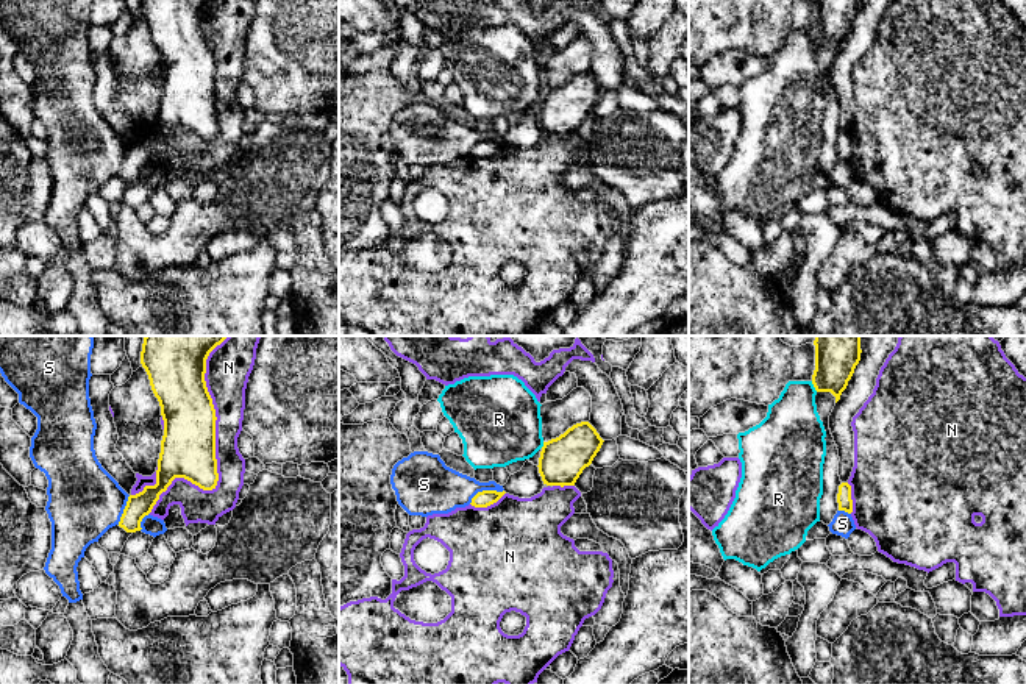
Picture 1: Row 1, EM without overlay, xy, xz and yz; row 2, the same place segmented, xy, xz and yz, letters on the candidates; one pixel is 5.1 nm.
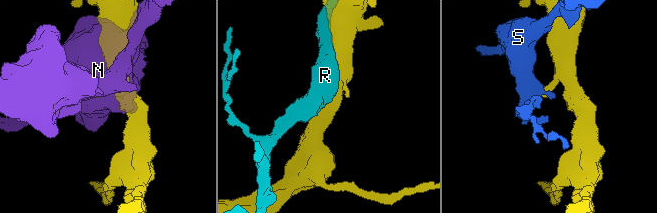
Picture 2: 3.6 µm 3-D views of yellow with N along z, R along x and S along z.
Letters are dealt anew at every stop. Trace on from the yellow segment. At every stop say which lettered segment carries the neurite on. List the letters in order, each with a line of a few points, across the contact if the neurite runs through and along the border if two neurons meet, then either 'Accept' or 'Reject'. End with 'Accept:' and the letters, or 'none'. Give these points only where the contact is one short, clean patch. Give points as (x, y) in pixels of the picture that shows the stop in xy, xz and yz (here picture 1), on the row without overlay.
N: Reject
R: Reject
S: Line: xz (503, 139), (480, 141), (469, 153). Reject
Accept: none

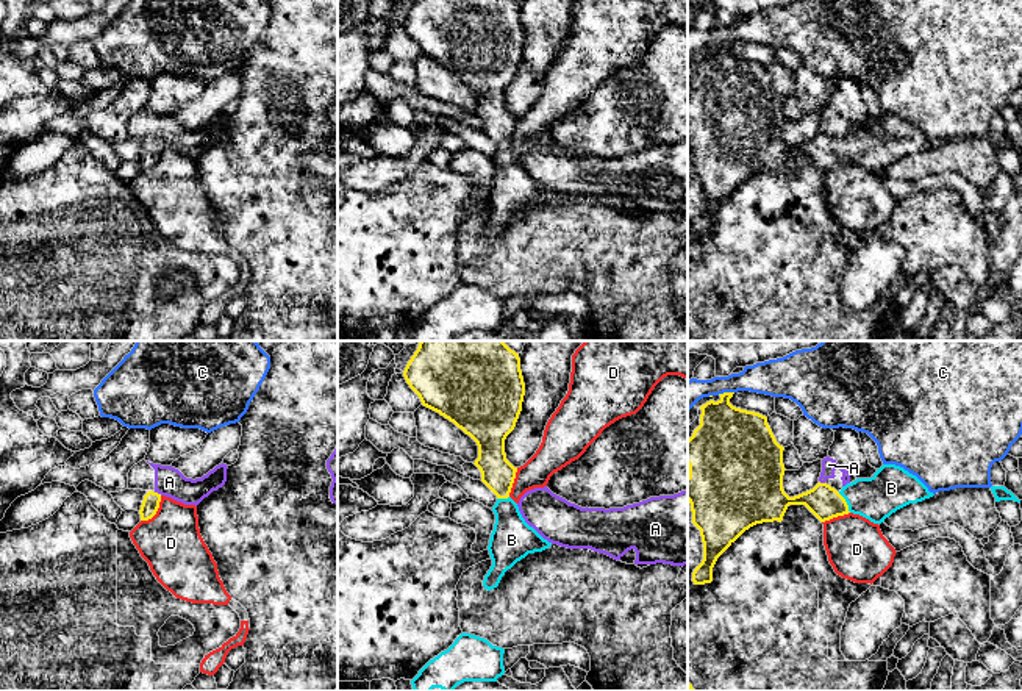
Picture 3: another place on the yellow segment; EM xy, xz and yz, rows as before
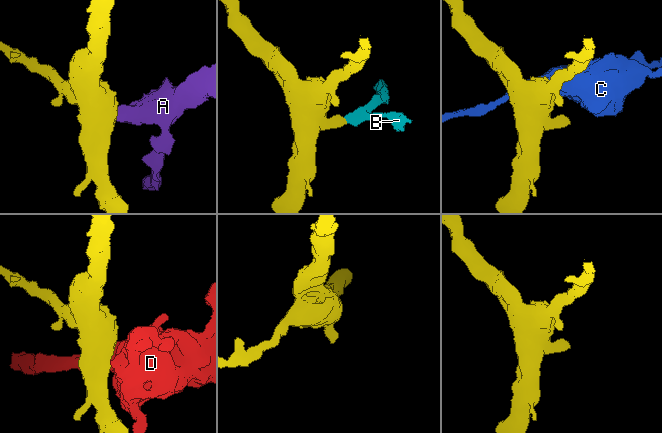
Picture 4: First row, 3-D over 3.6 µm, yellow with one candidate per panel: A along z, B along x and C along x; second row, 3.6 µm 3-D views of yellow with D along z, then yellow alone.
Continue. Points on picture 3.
A: Line: xy (155, 141), (161, 144). Reject
B: Line: yz (822, 150), (846, 152), (879, 147), (891, 138). Accept
C: Line: yz (733, 41), (718, 44). Reject
D: Line: xy (161, 146), (158, 160), (150, 168), (141, 171). Reject
Accept: B

